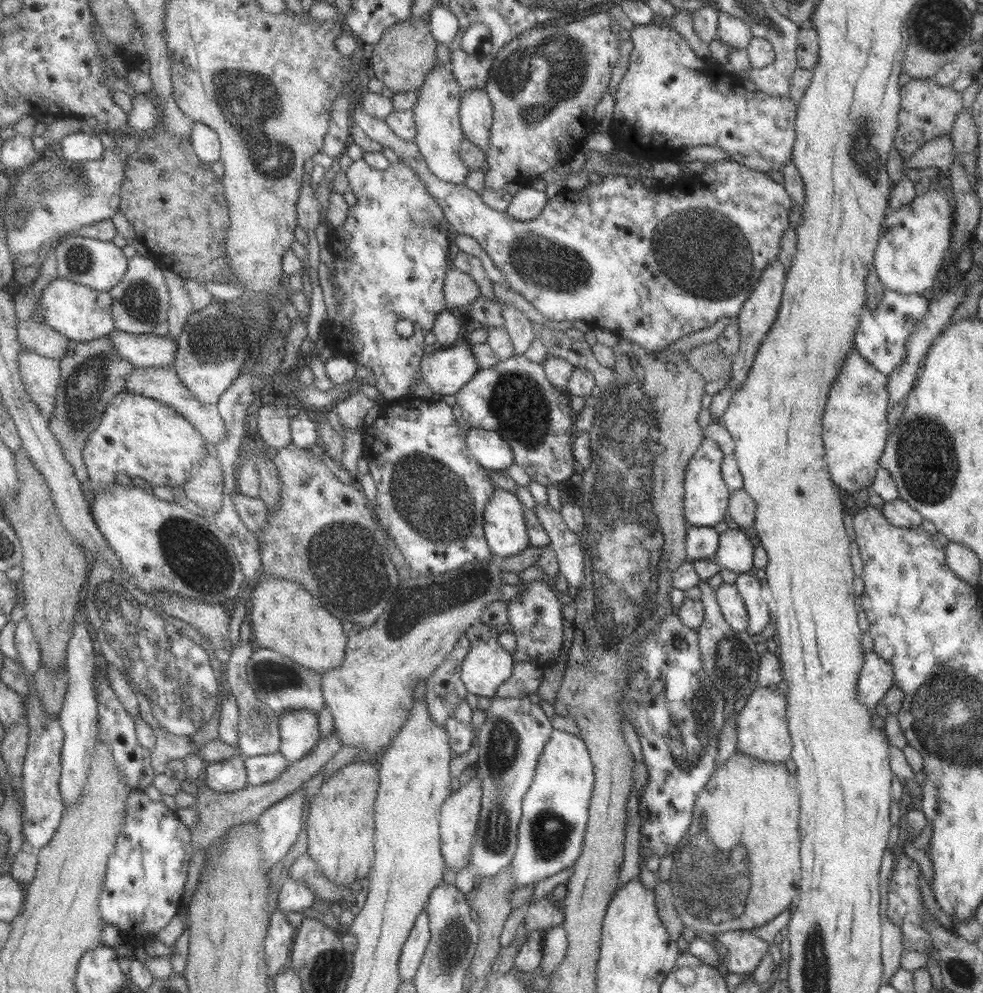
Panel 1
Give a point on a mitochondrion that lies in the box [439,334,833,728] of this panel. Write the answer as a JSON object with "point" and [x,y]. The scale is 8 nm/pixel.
{"point":[622,486]}

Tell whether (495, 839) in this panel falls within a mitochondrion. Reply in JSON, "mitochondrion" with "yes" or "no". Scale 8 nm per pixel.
{"mitochondrion":"yes"}

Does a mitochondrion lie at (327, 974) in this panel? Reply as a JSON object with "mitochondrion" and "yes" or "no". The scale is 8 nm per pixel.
{"mitochondrion":"yes"}

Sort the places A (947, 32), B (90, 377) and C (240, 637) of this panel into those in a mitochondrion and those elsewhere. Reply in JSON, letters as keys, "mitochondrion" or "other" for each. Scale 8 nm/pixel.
{"A":"mitochondrion","B":"mitochondrion","C":"other"}

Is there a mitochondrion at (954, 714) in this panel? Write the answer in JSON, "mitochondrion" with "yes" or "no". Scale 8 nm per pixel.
{"mitochondrion":"yes"}

